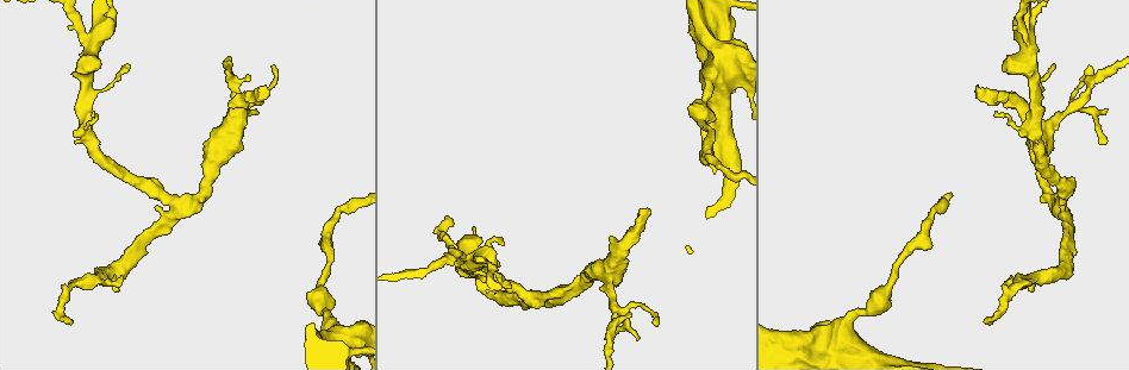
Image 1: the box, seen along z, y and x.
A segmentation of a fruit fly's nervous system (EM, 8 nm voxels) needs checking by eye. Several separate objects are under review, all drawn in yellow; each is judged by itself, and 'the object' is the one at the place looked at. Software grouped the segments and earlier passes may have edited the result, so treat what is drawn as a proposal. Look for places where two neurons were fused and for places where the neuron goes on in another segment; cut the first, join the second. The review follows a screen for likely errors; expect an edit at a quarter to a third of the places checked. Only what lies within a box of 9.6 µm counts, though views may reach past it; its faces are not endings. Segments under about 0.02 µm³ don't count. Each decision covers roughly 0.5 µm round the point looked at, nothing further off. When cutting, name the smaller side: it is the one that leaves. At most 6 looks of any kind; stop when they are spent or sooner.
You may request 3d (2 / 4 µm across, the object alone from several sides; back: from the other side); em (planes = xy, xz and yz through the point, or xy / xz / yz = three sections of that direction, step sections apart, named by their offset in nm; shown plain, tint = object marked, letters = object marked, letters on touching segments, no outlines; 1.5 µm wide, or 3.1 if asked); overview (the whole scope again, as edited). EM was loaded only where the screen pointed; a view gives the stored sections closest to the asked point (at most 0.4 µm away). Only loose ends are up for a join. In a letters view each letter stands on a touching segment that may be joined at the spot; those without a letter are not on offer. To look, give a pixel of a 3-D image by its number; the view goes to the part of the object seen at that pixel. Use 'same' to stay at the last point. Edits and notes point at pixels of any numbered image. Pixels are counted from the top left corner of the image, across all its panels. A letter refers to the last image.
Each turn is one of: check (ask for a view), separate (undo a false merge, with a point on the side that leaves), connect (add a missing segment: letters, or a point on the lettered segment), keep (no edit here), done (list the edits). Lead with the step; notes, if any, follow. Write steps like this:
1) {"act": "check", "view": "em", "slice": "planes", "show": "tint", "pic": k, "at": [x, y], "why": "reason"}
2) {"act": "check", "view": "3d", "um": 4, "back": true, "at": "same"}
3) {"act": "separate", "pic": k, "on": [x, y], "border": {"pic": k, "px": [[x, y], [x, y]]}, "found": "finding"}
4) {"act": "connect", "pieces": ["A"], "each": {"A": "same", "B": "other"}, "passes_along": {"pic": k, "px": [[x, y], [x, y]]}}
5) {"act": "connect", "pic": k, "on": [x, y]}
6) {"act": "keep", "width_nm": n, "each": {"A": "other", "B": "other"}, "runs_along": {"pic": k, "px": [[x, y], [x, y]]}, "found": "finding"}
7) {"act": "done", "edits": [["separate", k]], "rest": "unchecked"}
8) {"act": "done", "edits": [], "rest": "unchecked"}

{"act": "check", "view": "em", "slice": "planes", "show": "letters", "pic": 1, "at": [264, 88], "why": "branch stops here"}

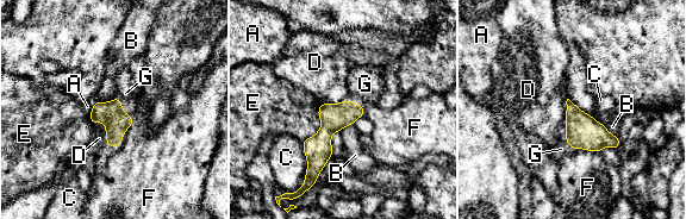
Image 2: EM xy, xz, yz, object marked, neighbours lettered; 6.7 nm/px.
{"act": "connect", "pic": 2, "on": [365, 83], "width_nm": 180, "each": {"A": "other", "B": "other", "C": "other", "D": "other", "E": "other", "F": "other", "G": "same"}, "passes_along": {"pic": 2, "px": [[334, 118], [355, 104], [365, 83]]}, "found": "it goes on there"}

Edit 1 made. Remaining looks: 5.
{"act": "check", "view": "overview"}

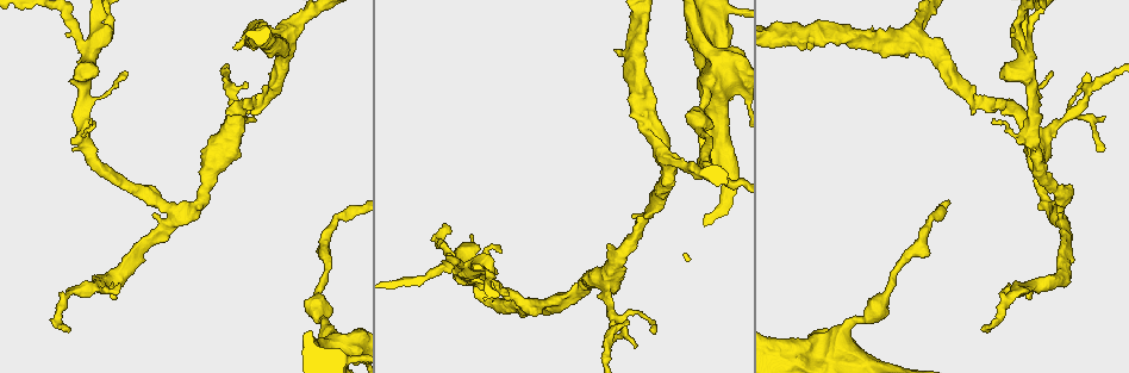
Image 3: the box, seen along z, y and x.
{"act": "check", "view": "3d", "um": 4, "pic": 3, "at": [342, 215], "why": "thin neck"}

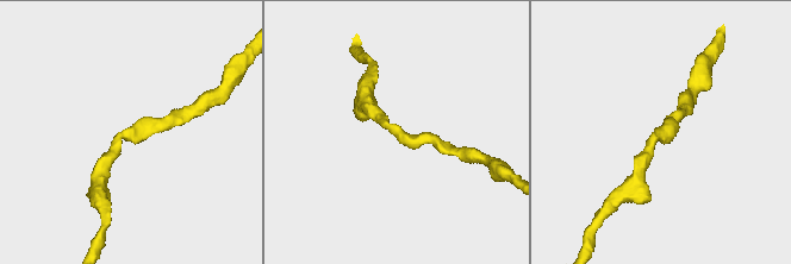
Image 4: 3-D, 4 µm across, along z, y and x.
{"act": "check", "view": "em", "slice": "yz", "step": 8, "show": "tint", "pic": 4, "at": [126, 136], "arm_widths_nm": [190, 220]}

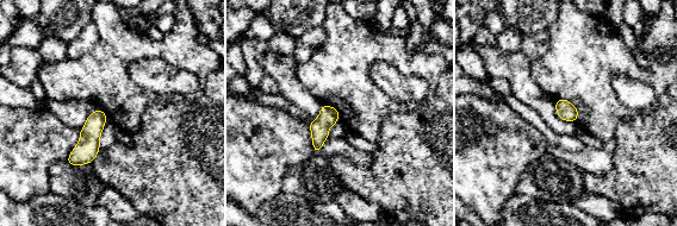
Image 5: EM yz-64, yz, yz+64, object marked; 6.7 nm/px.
{"act": "check", "view": "em", "slice": "planes", "show": "letters", "at": "same"}

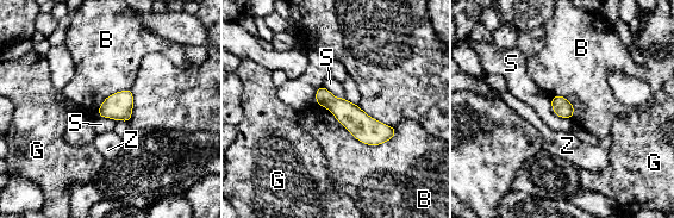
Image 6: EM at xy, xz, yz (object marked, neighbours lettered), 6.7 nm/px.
{"act": "keep", "width_nm": 130, "longest_contact_nm": ["B", 600], "each": {"B": "other", "G": "other", "S": "other", "Z": "other"}, "found": "one neuron here"}

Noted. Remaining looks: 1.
{"act": "done", "edits": [["connect", 2]], "rest": "unchecked"}

